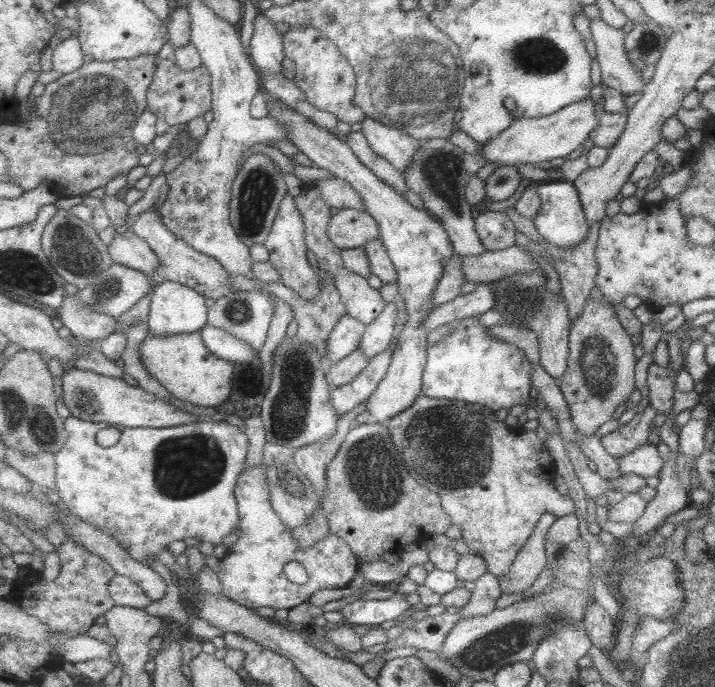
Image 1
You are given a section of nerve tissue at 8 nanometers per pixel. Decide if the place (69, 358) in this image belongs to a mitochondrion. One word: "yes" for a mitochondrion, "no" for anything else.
no

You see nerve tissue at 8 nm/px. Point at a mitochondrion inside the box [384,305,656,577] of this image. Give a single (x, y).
(444, 447)

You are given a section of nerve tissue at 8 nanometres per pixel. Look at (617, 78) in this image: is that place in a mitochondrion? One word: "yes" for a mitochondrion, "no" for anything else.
no

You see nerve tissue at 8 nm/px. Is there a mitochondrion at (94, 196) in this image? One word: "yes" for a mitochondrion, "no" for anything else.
no

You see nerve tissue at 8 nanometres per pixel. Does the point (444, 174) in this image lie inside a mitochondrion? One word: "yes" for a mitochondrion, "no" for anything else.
yes

